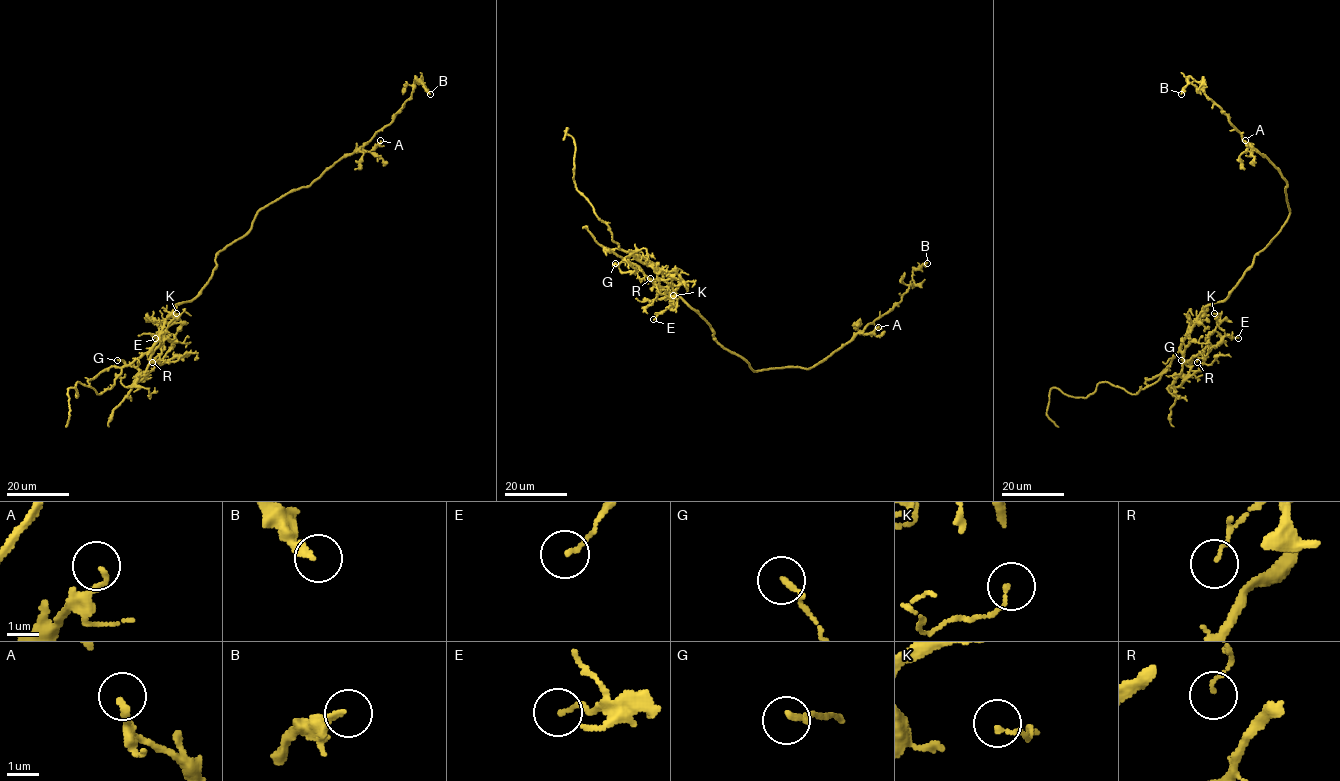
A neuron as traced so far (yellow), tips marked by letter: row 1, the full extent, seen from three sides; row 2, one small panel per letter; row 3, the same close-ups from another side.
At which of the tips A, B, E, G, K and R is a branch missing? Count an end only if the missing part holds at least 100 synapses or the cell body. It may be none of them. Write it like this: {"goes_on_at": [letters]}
{"goes_on_at": []}

